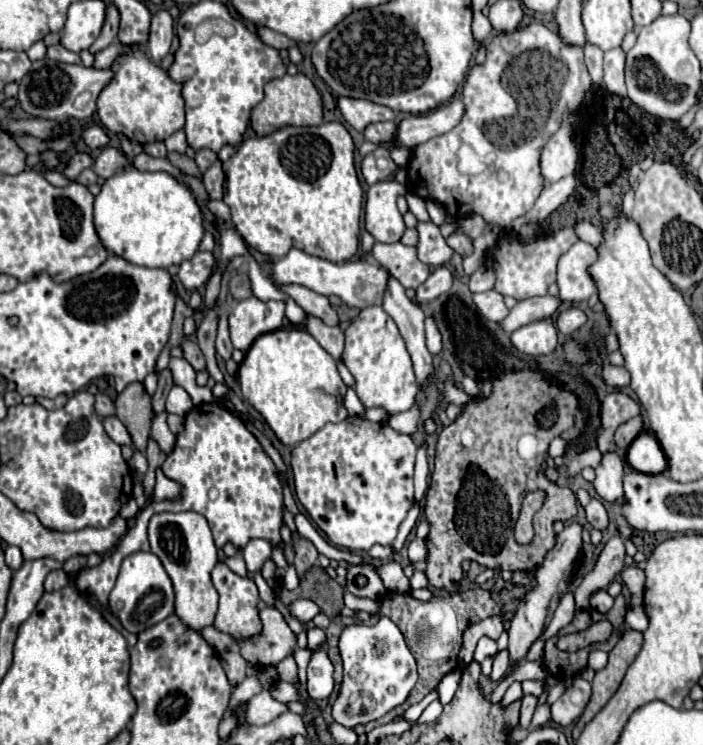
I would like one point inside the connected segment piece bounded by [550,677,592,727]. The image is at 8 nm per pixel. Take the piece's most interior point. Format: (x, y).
(569, 707)

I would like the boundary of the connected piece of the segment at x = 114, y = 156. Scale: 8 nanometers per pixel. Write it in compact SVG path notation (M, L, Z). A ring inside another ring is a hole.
M104 147L102 153L96 157L96 163L94 163L92 169L94 169L94 173L96 173L98 177L108 179L108 177L112 177L124 163L126 163L126 157L124 157L118 149L114 149L114 147Z

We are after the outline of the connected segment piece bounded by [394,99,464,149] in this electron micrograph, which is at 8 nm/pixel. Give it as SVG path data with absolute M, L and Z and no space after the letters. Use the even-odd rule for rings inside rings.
M452 99L446 105L424 113L424 115L410 115L398 123L396 129L396 143L404 147L416 147L432 137L448 133L452 127L458 125L464 113L464 105L460 99Z

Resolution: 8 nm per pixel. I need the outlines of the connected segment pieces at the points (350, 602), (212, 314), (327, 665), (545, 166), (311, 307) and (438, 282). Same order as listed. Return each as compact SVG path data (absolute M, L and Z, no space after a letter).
M345 591L344 593L344 605L347 608L352 608L353 610L362 610L369 612L370 614L379 613L379 602L371 600L368 598L357 598L351 593Z
M208 311L204 315L204 319L200 321L198 329L196 329L196 341L206 357L206 367L208 373L216 379L216 381L224 381L218 365L216 365L216 349L214 349L214 339L216 339L216 327L218 327L218 313L216 311Z
M318 649L312 653L312 659L308 663L308 695L310 699L328 699L334 691L334 665L328 659L328 653L324 649Z
M572 125L560 127L542 149L540 157L540 175L544 187L560 181L566 175L572 175L578 163L578 143L574 141Z
M278 285L278 289L284 291L286 295L290 295L304 311L320 317L328 325L338 325L338 315L326 295L320 295L302 285Z
M448 265L438 267L430 273L430 277L416 289L416 301L418 303L428 303L434 301L438 295L446 293L454 283L454 273Z

